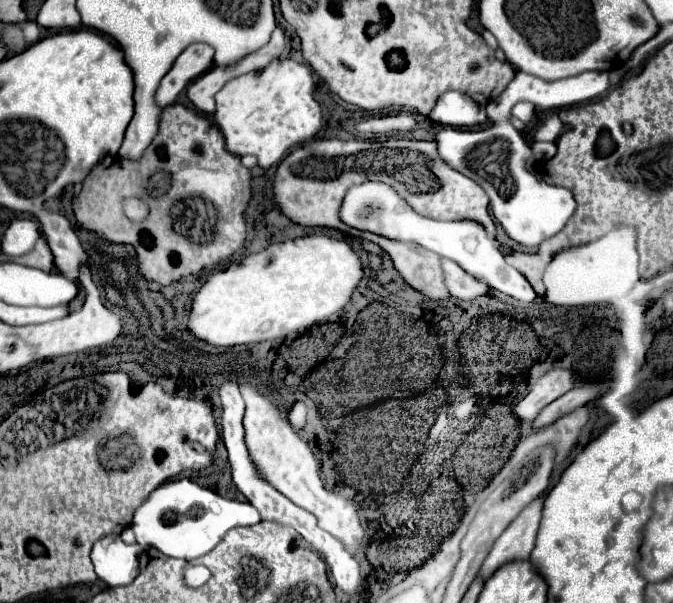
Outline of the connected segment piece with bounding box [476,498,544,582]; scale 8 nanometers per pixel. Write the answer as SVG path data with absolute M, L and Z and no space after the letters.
M536 498L510 522L504 534L494 542L490 554L484 558L476 574L480 580L486 582L500 566L508 562L530 558L542 518L542 506L544 506L544 498Z

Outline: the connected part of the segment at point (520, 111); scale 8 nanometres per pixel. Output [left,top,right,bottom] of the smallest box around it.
[512,102,536,124]

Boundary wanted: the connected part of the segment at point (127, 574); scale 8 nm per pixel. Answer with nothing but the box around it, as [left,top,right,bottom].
[92,534,140,586]

